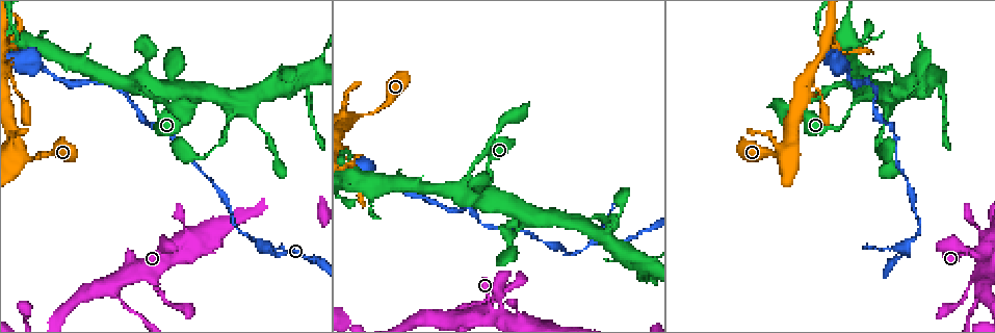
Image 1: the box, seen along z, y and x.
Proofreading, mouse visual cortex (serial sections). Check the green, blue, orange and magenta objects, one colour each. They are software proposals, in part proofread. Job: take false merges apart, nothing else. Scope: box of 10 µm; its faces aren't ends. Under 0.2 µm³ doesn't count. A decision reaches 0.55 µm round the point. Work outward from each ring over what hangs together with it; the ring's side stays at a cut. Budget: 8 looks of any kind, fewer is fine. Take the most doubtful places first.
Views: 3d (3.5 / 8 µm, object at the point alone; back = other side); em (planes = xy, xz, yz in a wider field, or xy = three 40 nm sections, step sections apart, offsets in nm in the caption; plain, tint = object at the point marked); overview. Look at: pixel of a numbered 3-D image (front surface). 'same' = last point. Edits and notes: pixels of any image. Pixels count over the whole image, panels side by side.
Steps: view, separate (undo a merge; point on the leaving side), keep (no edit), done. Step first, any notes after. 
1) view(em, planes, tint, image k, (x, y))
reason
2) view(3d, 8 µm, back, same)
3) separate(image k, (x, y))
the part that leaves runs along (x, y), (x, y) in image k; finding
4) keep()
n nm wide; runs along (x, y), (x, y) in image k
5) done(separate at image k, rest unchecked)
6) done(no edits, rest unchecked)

view(3d, 3.5 µm, image 1, (120, 299))
sudden change in width

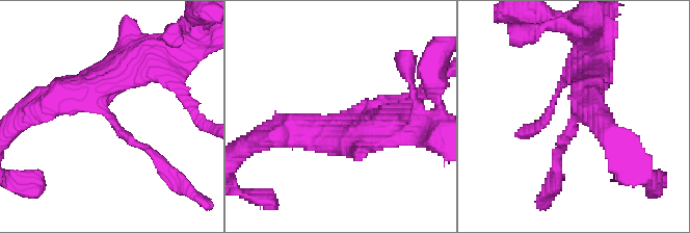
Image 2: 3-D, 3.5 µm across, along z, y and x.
view(em, planes, tint, image 2, (109, 116))
arms of 150, 450 nm; now the EM

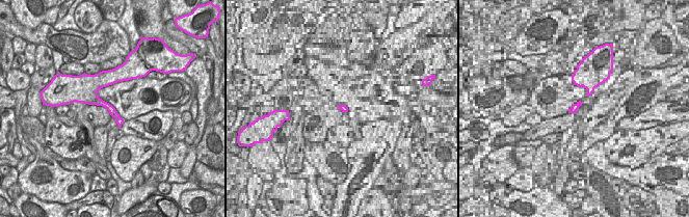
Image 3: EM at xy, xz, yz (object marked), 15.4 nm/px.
keep()
160 nm wide; runs along (106, 75), (95, 97), (120, 121) in image 3; all the same cell

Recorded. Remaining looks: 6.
view(3d, 3.5 µm, image 1, (30, 157))
abrupt turn

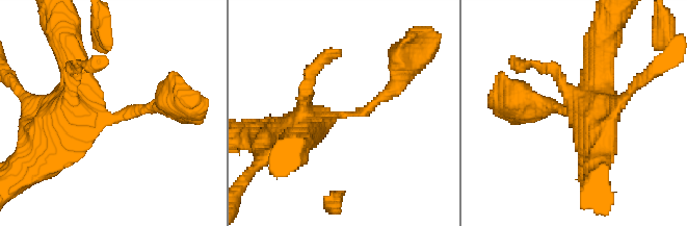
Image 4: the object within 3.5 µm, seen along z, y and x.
view(em, planes, plain, image 4, (342, 114))

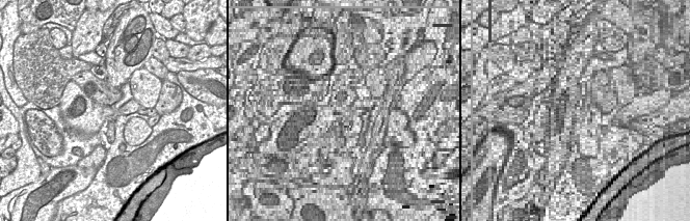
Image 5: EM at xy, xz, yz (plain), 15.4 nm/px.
view(em, planes, tint, same)
with the object marked

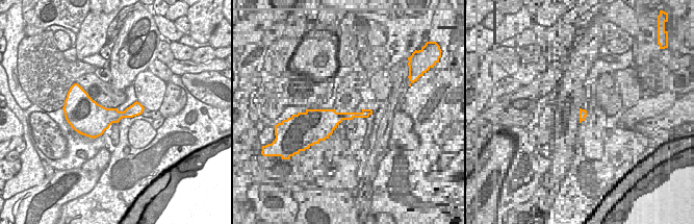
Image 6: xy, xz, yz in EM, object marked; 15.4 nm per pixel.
keep()
runs along (399, 80), (364, 111), (310, 123), (307, 135) in image 4; one cell here

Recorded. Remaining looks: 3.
view(3d, 8 µm, image 1, (298, 75))
three arms meet

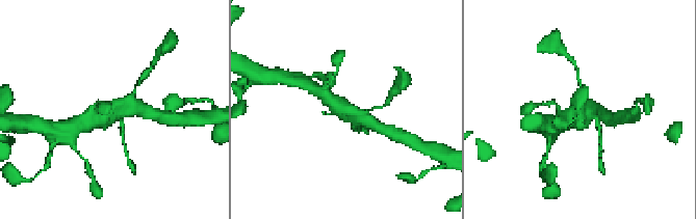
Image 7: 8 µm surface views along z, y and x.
view(3d, 3.5 µm, back, same)
closer look

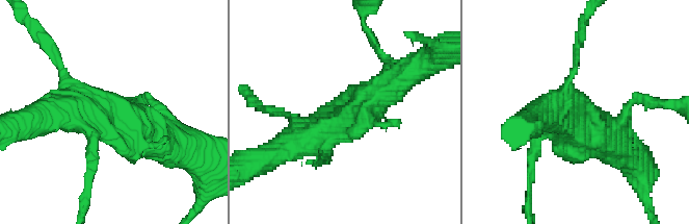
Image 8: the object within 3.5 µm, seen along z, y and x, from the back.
view(em, xy, step 1, tint, image 8, (118, 112))

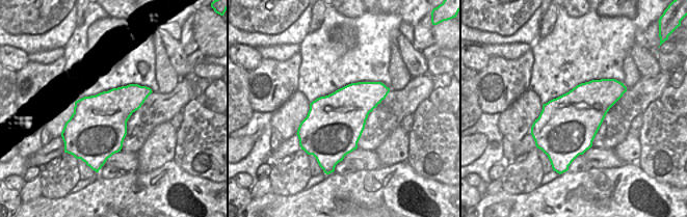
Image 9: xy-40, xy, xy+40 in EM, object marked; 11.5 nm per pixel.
keep()
runs along (398, 80), (366, 106), (289, 147) in image 8; one cell here

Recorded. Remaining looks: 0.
done(no edits, rest unchecked)

